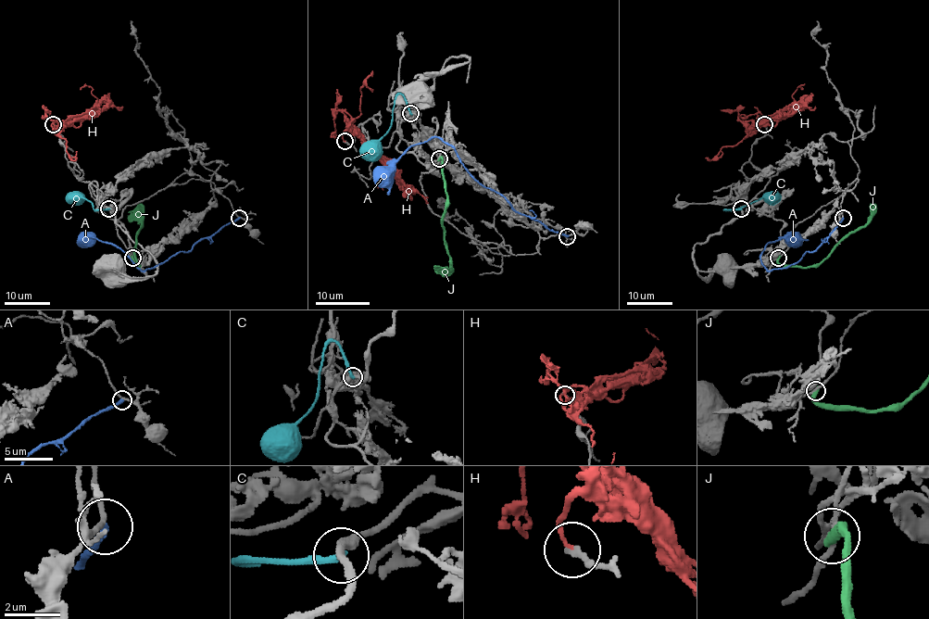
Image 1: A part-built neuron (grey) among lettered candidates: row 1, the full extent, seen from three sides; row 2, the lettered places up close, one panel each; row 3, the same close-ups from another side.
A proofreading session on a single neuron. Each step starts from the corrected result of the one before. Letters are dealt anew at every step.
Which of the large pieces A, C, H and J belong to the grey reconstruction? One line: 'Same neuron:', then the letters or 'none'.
Same neuron: H

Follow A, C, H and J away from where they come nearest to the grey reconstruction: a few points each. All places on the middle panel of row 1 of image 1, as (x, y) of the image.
A: (567, 235), (520, 214), (505, 197), (479, 183), (441, 138), (432, 136), (412, 145), (395, 164), (388, 195)
C: (411, 114), (406, 99), (399, 94), (389, 130), (365, 159)
H: (345, 141), (344, 132), (353, 132), (397, 177), (392, 174), (388, 184), (376, 187)
J: (440, 158), (442, 159), (446, 205), (442, 227), (452, 270), (447, 271)

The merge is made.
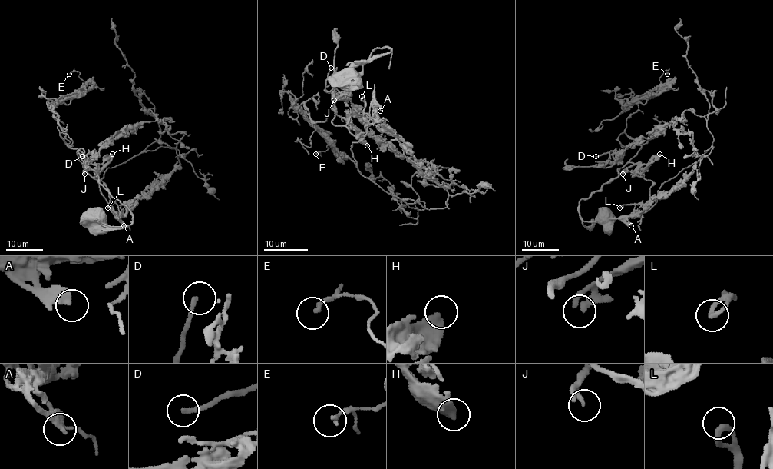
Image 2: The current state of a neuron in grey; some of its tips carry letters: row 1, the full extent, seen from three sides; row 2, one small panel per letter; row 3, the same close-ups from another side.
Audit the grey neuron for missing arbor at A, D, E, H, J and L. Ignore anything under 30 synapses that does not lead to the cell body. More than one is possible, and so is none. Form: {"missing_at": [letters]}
{"missing_at": ["H"]}

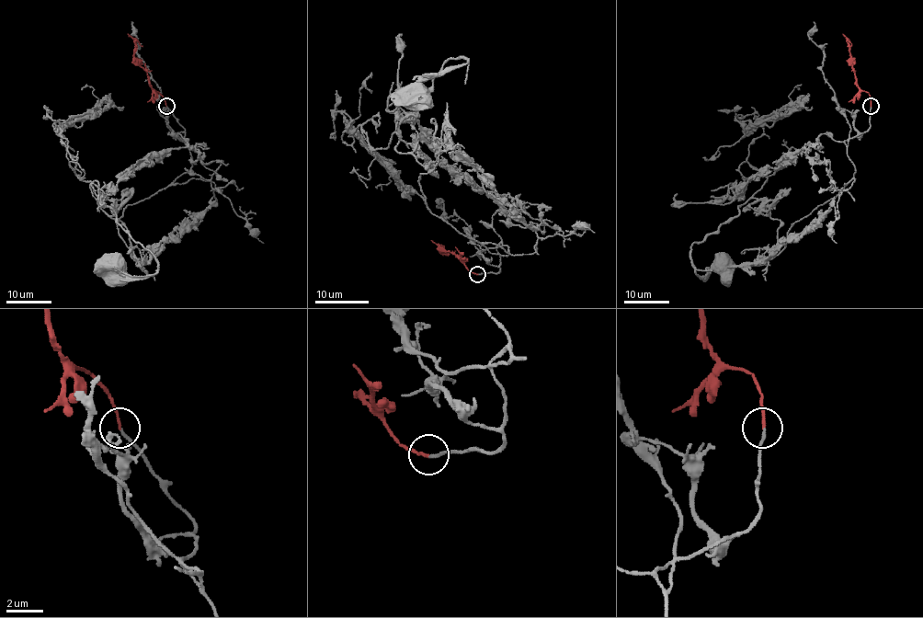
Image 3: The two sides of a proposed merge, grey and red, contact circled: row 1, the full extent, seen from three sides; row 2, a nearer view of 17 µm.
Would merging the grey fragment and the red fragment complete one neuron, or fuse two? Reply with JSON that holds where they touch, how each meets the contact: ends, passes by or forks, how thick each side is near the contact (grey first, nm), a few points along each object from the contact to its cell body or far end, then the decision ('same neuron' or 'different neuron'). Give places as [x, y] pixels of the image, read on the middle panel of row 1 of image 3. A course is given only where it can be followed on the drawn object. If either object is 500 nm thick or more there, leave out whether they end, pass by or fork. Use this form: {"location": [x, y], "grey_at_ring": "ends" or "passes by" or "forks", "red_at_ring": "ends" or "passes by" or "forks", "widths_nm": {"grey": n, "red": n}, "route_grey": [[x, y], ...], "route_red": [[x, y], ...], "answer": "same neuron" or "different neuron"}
{"location": [477, 274], "grey_at_ring": "ends", "red_at_ring": "ends", "widths_nm": {"grey": 150, "red": 140}, "route_grey": [[478, 275], [508, 246], [427, 206], [419, 176], [440, 154], [395, 148], [442, 65], [468, 61], [413, 96]], "route_red": [[477, 273], [473, 273], [456, 255], [439, 250], [439, 246], [431, 240]], "answer": "same neuron"}

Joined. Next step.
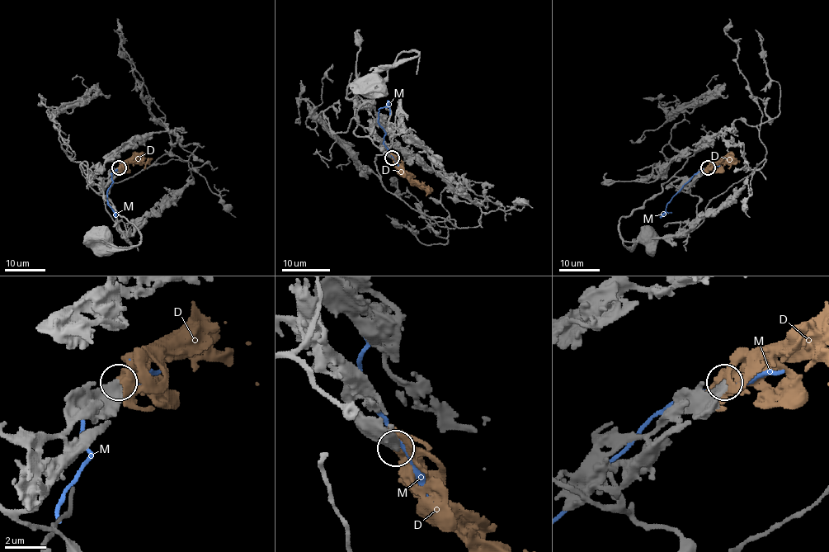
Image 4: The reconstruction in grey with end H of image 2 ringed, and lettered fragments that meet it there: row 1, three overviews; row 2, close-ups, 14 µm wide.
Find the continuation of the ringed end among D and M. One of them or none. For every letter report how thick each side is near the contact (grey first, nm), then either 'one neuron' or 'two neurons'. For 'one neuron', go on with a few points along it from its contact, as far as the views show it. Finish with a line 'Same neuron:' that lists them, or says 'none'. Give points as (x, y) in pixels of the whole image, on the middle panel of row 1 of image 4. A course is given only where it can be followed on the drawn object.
D: 380 nm thick on the grey side, 240 nm on the other; one neuron; it runs (393, 158), (394, 165), (409, 179), (416, 179), (432, 188)
M: 480 nm thick on the grey side, 190 nm on the other; two neurons
Same neuron: D

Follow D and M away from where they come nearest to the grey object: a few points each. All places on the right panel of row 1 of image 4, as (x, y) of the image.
D: (708, 168), (713, 168), (718, 163), (732, 162), (732, 158)
M: (707, 170), (694, 174), (659, 217)

